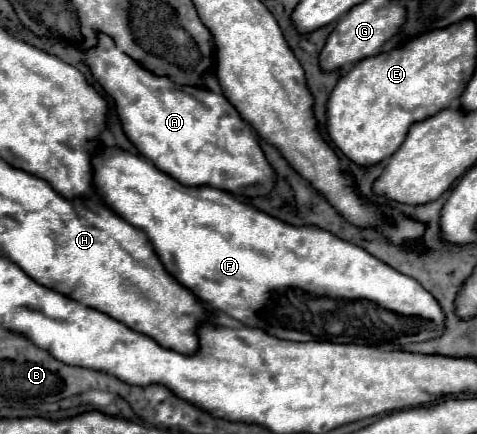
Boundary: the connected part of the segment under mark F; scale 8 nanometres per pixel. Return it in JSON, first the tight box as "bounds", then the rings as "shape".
{"bounds":[94,147,446,345],"shape":[[[102,147],[102,151],[94,157],[94,185],[96,185],[96,193],[118,215],[122,215],[122,219],[126,219],[130,225],[142,229],[148,235],[150,243],[154,245],[156,255],[162,259],[162,265],[166,267],[166,271],[170,271],[170,275],[174,275],[174,279],[178,279],[178,283],[182,283],[186,289],[190,289],[208,307],[238,319],[246,327],[256,327],[256,329],[262,329],[274,337],[292,339],[292,341],[330,341],[330,343],[358,343],[358,345],[408,345],[408,343],[422,343],[422,341],[438,339],[444,335],[446,315],[430,291],[426,291],[416,279],[392,269],[390,265],[376,259],[374,255],[370,255],[362,247],[352,245],[352,243],[332,235],[330,231],[324,231],[324,229],[314,227],[314,225],[302,225],[302,227],[288,225],[288,223],[284,223],[284,221],[280,221],[280,219],[276,219],[264,211],[258,211],[250,205],[240,203],[230,193],[220,191],[220,189],[186,187],[186,185],[178,183],[176,179],[172,179],[170,175],[158,171],[148,159],[144,159],[140,155],[126,153],[126,151],[116,149],[116,147]]]}

